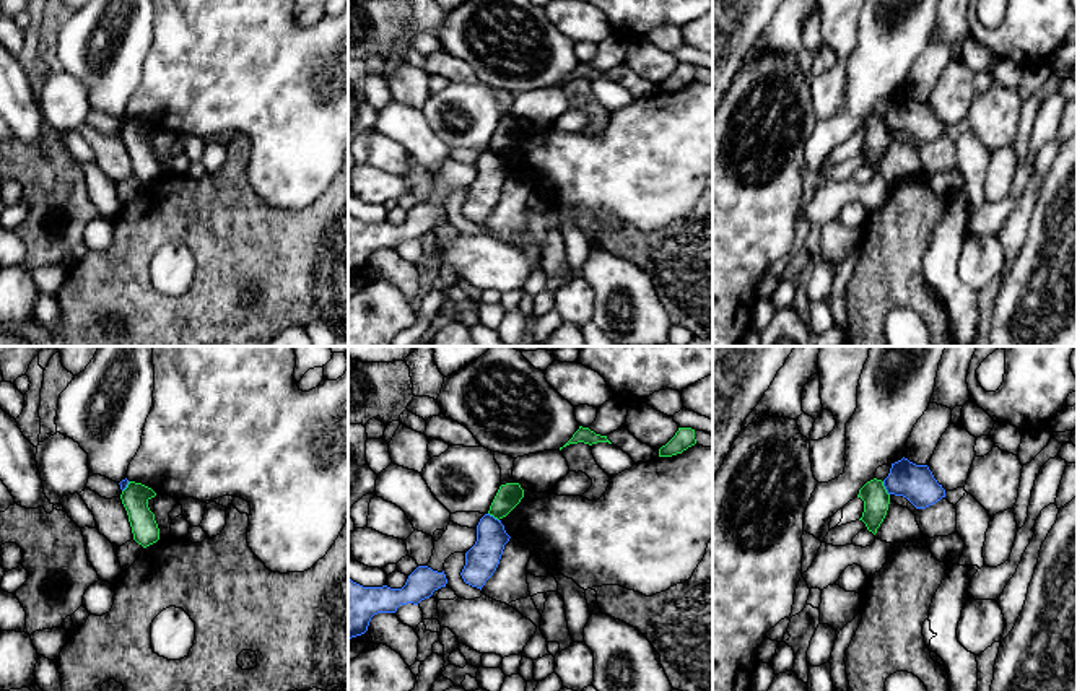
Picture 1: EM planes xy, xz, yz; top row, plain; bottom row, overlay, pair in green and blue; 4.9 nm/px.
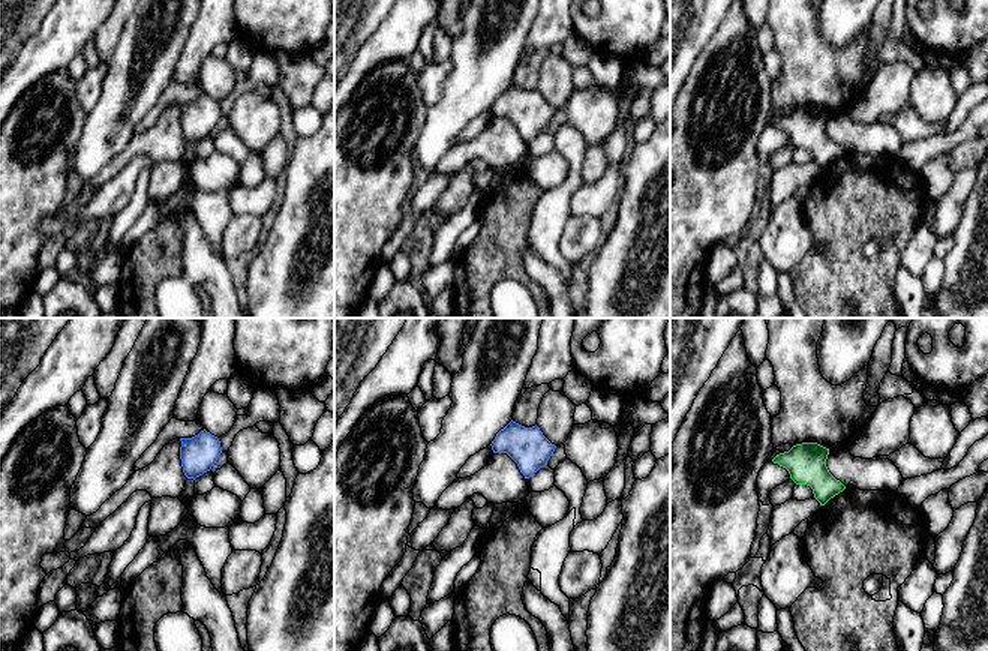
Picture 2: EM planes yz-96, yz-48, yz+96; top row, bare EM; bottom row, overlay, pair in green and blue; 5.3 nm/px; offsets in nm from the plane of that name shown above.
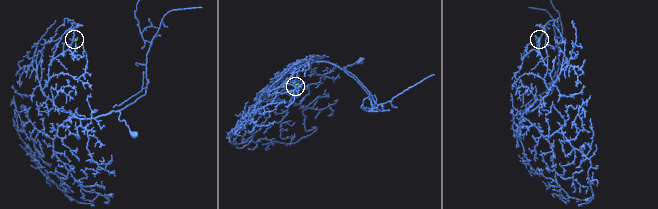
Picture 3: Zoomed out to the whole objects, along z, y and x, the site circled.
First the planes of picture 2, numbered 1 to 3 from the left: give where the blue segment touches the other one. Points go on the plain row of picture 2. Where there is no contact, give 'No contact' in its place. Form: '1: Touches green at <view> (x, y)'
1: No contact
2: No contact
3: No contact

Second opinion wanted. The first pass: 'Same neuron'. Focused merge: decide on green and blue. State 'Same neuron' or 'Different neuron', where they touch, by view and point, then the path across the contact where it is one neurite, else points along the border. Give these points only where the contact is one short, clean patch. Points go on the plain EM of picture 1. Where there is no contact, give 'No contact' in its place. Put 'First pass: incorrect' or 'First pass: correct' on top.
First pass: incorrect
Different neuron. Touches green at yz (884, 124). Boundary: yz (882, 117), (889, 130)

